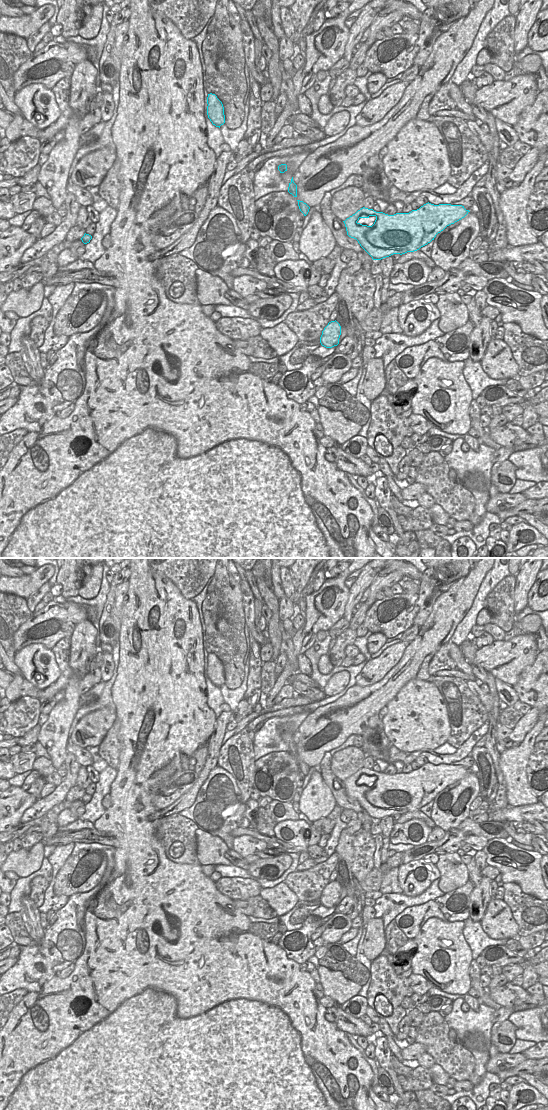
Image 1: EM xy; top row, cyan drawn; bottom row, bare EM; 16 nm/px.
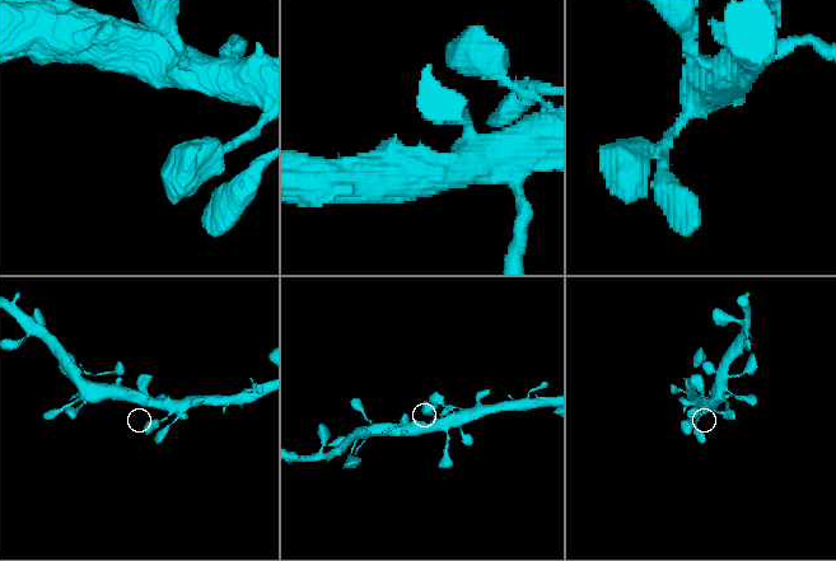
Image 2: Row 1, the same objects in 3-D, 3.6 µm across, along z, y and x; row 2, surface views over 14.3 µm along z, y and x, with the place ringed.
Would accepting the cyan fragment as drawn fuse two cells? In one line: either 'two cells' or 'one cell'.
one cell

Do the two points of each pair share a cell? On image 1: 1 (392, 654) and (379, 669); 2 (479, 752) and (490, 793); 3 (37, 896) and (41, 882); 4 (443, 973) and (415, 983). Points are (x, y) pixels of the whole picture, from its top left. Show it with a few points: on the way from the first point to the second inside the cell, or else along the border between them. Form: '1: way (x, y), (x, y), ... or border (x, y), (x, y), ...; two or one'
1: way (388, 658), (381, 665); one
2: way (484, 762), (491, 768), (490, 782); one
3: way (37, 893), (38, 885); one
4: border (412, 972), (421, 975), (432, 986); two

